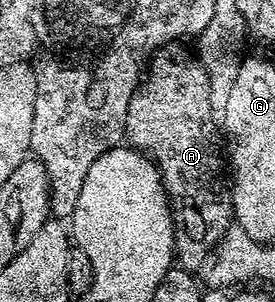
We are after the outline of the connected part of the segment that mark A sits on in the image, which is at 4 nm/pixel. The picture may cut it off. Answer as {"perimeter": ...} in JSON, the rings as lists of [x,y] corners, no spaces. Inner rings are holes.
{"perimeter":[[[171,43],[154,50],[149,58],[154,94],[147,99],[146,105],[139,109],[137,106],[132,113],[133,120],[135,117],[140,124],[146,125],[146,133],[136,134],[132,145],[135,150],[149,154],[162,174],[162,186],[170,199],[170,212],[174,219],[174,256],[177,264],[187,271],[198,271],[205,266],[215,245],[232,228],[232,193],[224,176],[224,145],[210,98],[210,76],[201,60],[191,50],[190,53],[182,43]]]}

